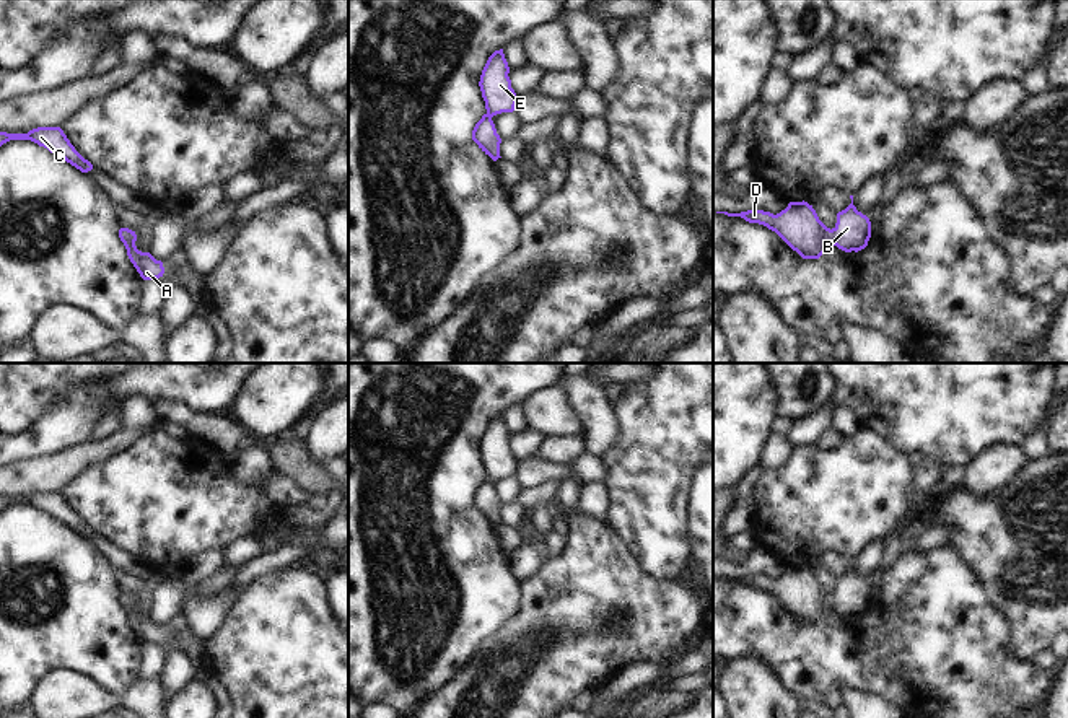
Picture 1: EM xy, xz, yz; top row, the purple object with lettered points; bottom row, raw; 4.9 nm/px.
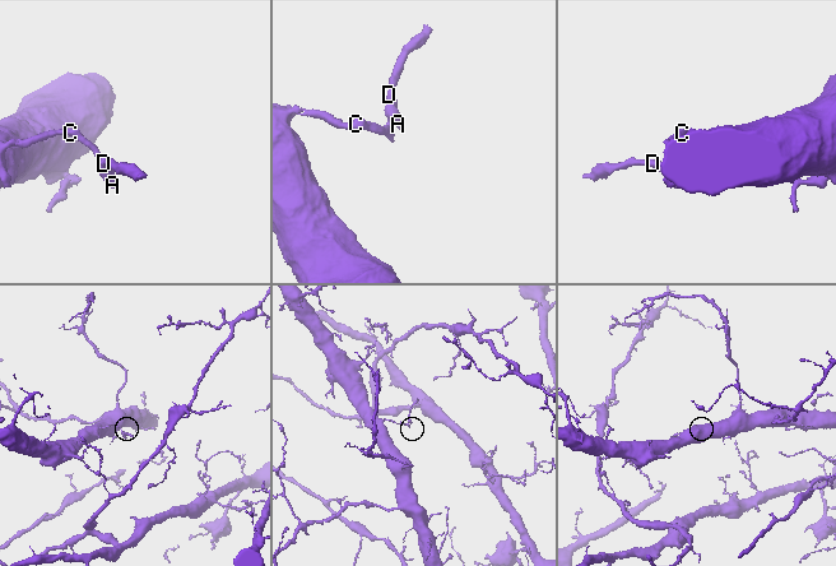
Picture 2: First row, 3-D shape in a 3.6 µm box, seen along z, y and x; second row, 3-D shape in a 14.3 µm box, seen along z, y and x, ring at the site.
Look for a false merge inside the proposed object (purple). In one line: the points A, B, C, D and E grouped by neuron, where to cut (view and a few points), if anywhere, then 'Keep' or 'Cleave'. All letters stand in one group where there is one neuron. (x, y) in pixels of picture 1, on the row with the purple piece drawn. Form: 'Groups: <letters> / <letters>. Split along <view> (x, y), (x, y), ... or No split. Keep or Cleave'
Groups: A B C D E. No split. Keep

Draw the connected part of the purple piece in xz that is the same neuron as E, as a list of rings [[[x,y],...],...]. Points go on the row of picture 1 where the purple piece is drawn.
[[[500,49],[488,57],[479,81],[487,112],[475,124],[472,130],[472,140],[493,161],[501,158],[501,138],[497,134],[492,117],[501,112],[513,112],[518,103],[518,96],[511,88],[508,73],[510,67],[505,59],[503,49]]]

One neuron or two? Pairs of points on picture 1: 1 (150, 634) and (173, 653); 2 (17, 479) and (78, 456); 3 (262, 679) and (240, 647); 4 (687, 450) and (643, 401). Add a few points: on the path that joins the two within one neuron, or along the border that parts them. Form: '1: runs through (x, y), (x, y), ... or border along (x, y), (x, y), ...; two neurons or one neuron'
1: border along (166, 643), (171, 640), (184, 653); two neurons
2: runs through (31, 477), (51, 474), (64, 466); one neuron
3: runs through (262, 671), (248, 655); one neuron
4: runs through (676, 438), (653, 412); one neuron

